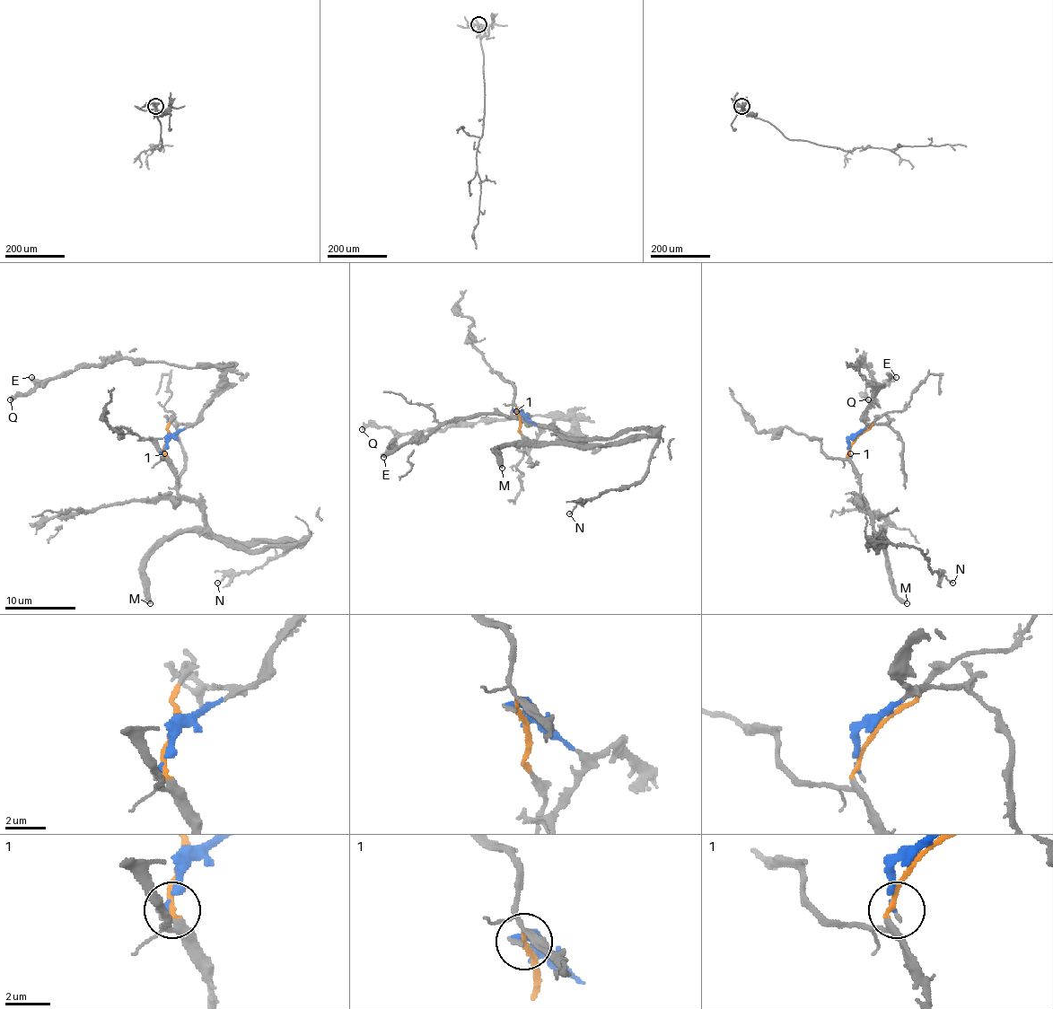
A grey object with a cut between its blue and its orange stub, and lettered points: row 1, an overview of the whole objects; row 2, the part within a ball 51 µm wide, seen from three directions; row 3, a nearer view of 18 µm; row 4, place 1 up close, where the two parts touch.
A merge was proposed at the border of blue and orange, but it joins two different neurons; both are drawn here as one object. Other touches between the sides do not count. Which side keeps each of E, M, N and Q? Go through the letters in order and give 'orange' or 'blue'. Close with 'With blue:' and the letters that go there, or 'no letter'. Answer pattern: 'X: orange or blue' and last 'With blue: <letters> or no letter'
E: blue
M: orange
N: orange
Q: blue
With blue: E, Q

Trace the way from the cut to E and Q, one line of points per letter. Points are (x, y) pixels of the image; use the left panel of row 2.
E: (168, 437), (193, 425), (217, 388), (221, 372), (215, 366), (104, 359), (50, 377), (43, 386), (31, 377)
Q: (168, 437), (193, 425), (217, 388), (221, 372), (215, 366), (104, 359), (45, 379), (10, 400)

